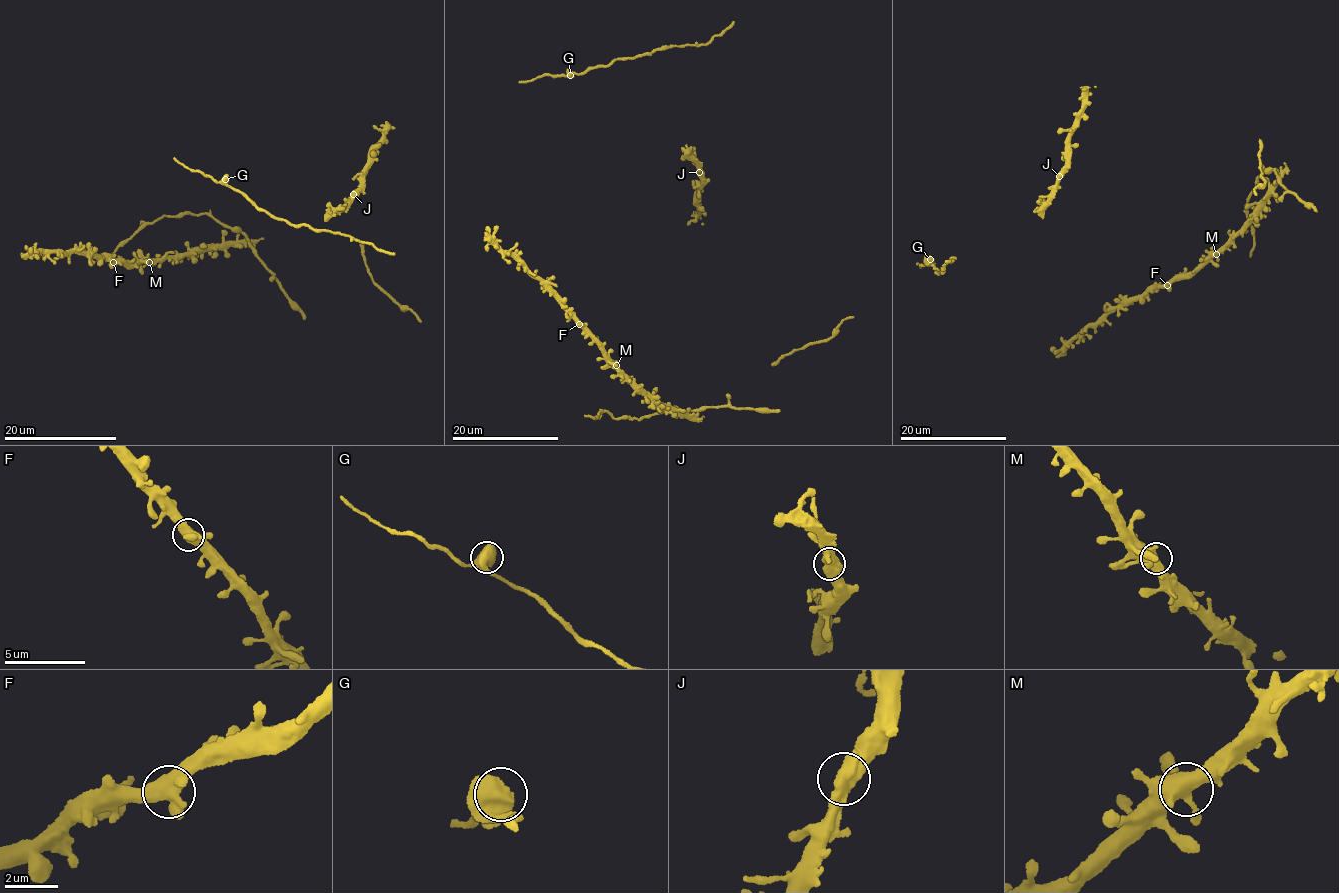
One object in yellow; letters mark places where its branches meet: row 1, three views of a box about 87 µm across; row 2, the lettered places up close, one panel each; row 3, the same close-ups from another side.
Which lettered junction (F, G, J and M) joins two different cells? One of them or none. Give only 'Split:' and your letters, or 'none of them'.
Split: none of them

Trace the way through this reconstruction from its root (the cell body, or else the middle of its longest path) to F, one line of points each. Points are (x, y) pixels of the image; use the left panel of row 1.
F: (147, 259), (141, 257), (130, 264), (121, 260), (113, 262)

